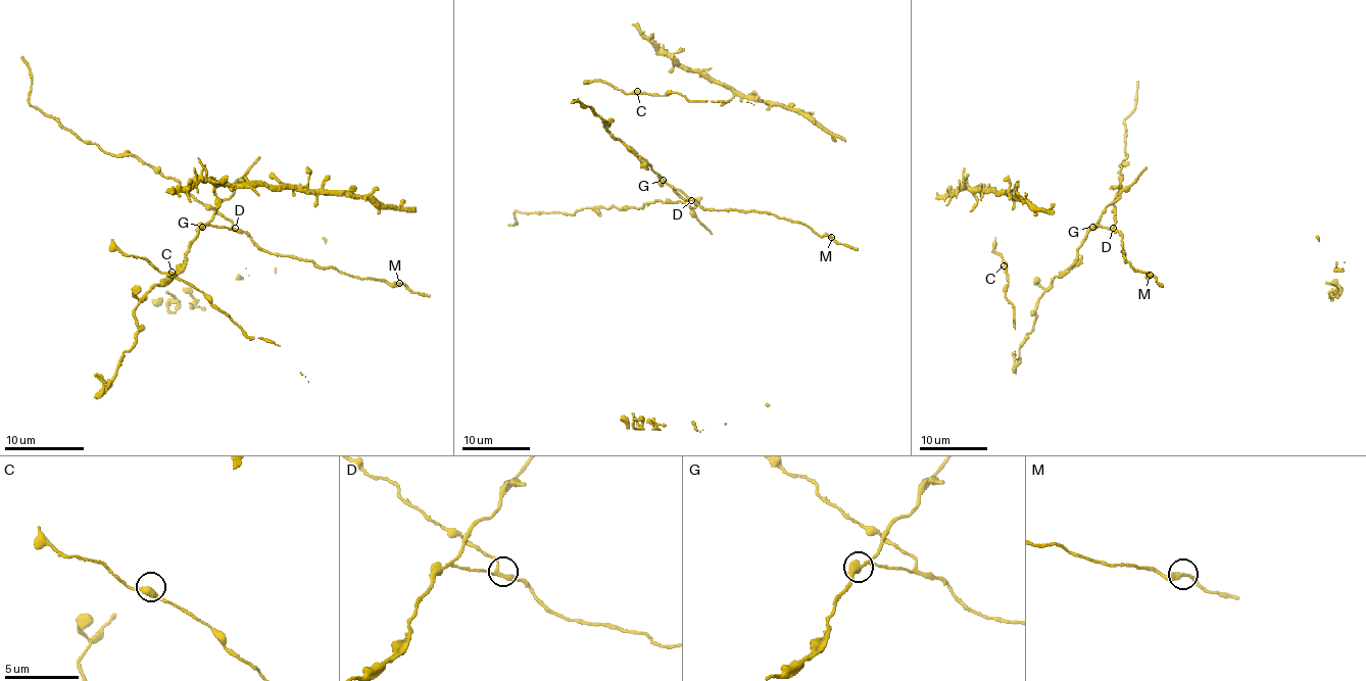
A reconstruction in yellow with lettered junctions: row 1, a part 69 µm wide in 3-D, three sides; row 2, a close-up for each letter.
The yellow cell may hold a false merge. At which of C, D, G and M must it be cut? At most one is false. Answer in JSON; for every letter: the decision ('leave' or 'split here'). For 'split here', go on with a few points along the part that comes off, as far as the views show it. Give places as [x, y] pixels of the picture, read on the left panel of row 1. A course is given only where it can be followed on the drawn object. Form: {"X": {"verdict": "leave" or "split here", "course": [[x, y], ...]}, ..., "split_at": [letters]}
{"C": {"verdict": "leave"}, "D": {"verdict": "leave"}, "G": {"verdict": "split here", "course": [[201, 226], [186, 253], [184, 265], [157, 283], [136, 307], [136, 341], [115, 369], [112, 383], [96, 398]]}, "M": {"verdict": "leave"}, "split_at": ["G"]}

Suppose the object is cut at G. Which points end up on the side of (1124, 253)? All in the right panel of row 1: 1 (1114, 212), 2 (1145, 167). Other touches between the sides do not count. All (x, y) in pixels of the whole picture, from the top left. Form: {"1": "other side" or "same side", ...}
{"1": "same side", "2": "other side"}

